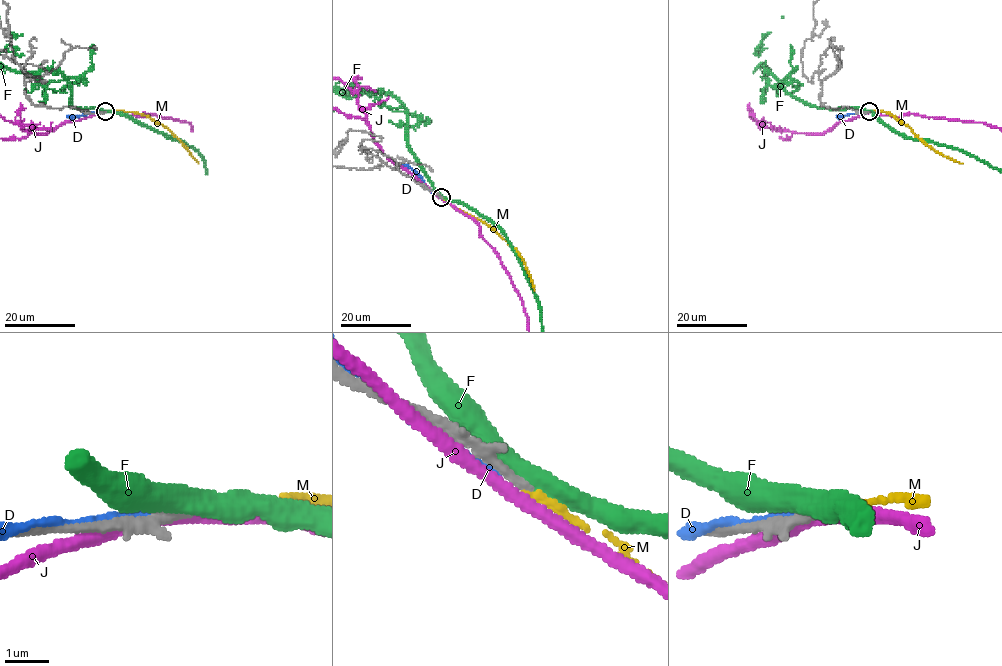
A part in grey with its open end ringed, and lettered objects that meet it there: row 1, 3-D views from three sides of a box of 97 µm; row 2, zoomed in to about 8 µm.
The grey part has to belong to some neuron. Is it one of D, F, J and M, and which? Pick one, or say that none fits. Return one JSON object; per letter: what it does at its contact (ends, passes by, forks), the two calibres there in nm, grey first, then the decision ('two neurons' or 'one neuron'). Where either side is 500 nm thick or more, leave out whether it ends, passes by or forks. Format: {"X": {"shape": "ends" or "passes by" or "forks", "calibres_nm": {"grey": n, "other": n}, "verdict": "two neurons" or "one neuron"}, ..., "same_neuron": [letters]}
{"D": {"shape": "passes by", "calibres_nm": {"grey": 220, "other": 220}, "verdict": "two neurons"}, "F": {"shape": "passes by", "calibres_nm": {"grey": 280, "other": 420}, "verdict": "two neurons"}, "J": {"shape": "passes by", "calibres_nm": {"grey": 240, "other": 280}, "verdict": "two neurons"}, "M": {"shape": "ends", "calibres_nm": {"grey": 240, "other": 190}, "verdict": "one neuron"}, "same_neuron": ["M"]}

